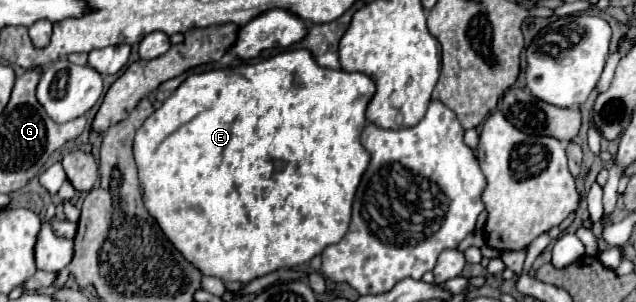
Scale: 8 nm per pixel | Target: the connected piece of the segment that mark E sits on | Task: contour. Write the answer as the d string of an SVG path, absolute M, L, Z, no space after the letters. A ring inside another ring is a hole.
M302 48L282 52L274 58L260 60L256 64L240 64L236 68L190 74L136 132L134 158L138 166L138 178L142 184L144 206L150 212L150 216L158 222L166 238L174 244L174 248L188 262L192 262L204 276L216 276L224 282L248 284L278 268L292 268L304 264L312 256L320 254L326 246L338 244L348 230L352 200L360 184L360 178L370 162L370 154L360 144L360 134L366 124L366 108L374 94L376 86L366 74L322 68L316 64L316 58Z

